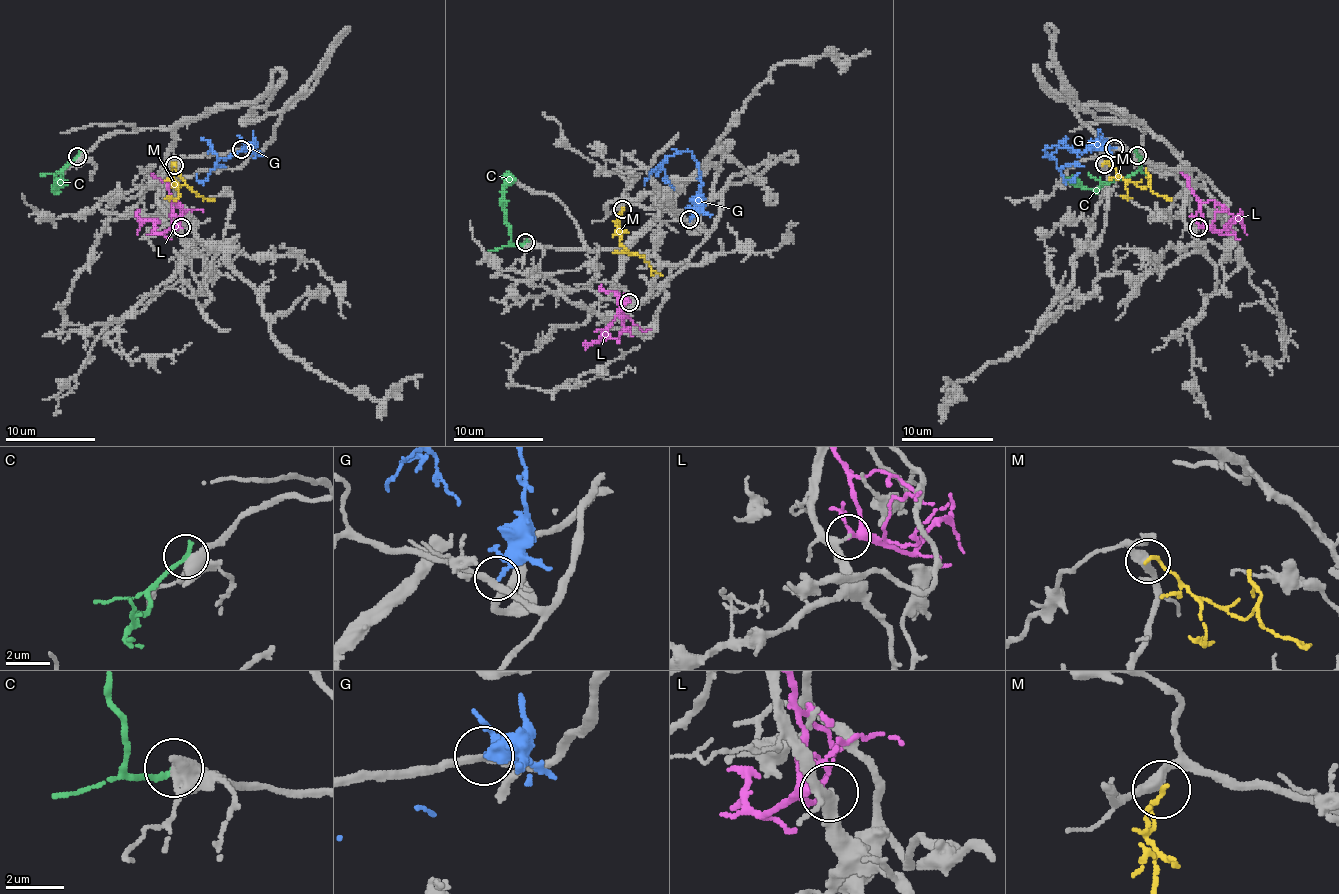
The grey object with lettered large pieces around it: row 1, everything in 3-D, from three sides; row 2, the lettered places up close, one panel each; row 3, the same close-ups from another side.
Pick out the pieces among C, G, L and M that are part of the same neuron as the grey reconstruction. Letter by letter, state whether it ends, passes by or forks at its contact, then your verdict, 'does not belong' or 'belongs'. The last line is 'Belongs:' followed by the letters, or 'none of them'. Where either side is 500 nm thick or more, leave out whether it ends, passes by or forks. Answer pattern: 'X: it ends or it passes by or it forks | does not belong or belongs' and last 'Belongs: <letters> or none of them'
C: it ends | does not belong
G: it ends | does not belong
L: it passes by | does not belong
M: it ends | does not belong
Belongs: none of them

